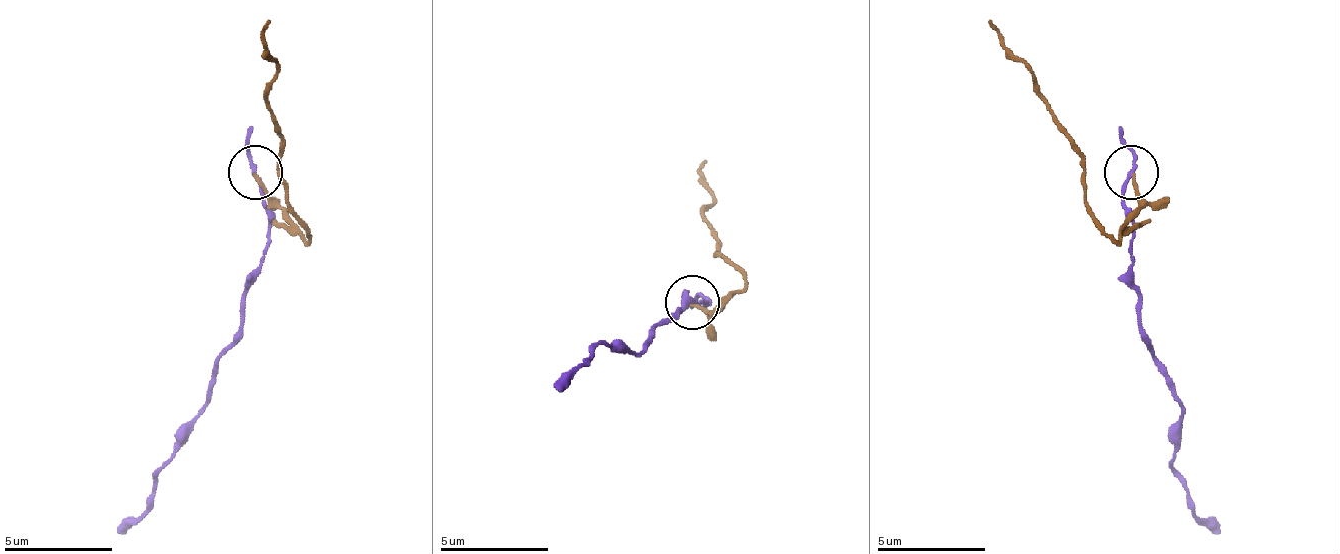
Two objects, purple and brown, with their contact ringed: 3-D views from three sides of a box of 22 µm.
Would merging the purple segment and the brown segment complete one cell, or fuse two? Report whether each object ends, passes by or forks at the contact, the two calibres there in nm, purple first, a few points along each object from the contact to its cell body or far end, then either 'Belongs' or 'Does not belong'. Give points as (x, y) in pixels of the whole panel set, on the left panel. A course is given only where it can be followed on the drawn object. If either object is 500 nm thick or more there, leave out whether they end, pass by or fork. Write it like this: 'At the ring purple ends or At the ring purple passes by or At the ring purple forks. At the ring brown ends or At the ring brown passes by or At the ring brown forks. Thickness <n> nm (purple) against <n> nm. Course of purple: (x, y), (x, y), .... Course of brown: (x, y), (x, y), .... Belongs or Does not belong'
At the ring purple passes by. At the ring brown ends. Thickness 150 nm (purple) against 150 nm. Course of purple: (254, 174), (265, 195), (270, 244), (243, 298), (243, 331), (189, 439), (162, 466), (151, 504), (118, 531). Course of brown: (254, 174), (286, 217), (308, 239), (286, 201), (281, 125), (265, 98), (275, 76), (265, 44), (270, 22). Does not belong

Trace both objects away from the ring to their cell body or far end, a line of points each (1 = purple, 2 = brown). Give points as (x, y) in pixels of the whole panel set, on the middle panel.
1: (690, 304), (701, 293), (707, 304), (679, 309), (636, 352), (598, 347), (555, 390)
2: (690, 304), (723, 309), (744, 287), (717, 255), (717, 233), (701, 217), (712, 206), (701, 174), (707, 163)

